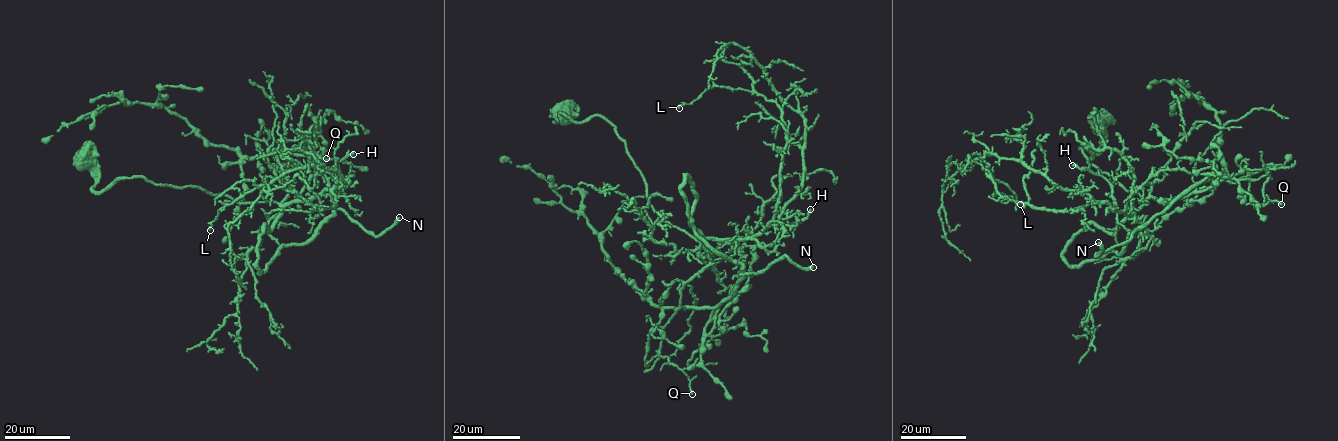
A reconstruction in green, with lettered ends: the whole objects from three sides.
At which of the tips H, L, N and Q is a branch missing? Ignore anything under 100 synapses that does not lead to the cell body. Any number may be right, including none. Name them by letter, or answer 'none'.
N

